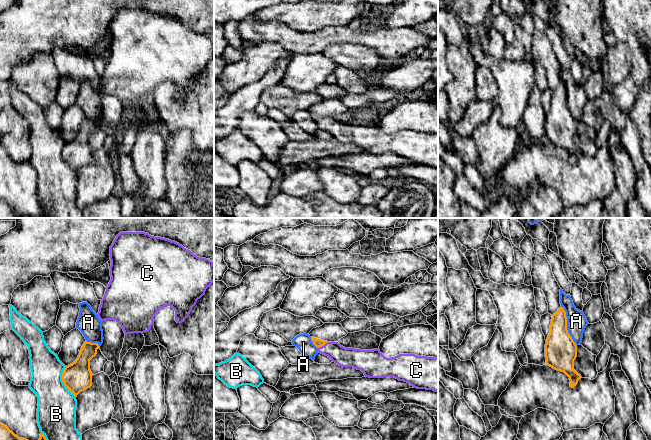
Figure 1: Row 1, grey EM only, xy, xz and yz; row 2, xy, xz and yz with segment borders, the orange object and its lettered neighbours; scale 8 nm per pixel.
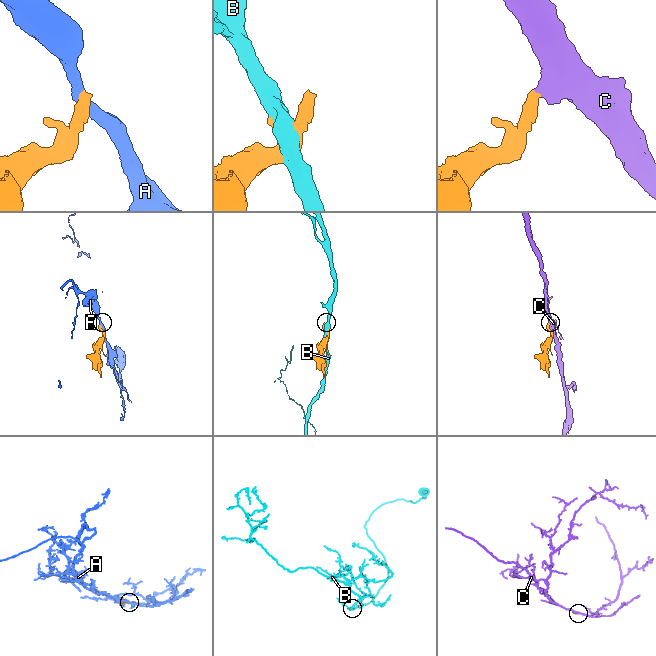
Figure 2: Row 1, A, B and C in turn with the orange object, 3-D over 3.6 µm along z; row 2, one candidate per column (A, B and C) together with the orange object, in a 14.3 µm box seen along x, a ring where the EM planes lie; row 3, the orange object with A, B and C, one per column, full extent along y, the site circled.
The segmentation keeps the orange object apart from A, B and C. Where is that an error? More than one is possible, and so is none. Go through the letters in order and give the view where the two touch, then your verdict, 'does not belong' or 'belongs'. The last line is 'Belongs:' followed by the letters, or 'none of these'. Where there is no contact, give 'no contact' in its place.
A: contact in yz; does not belong
B: contact in xy; does not belong
C: contact in xz; belongs
Belongs: C

